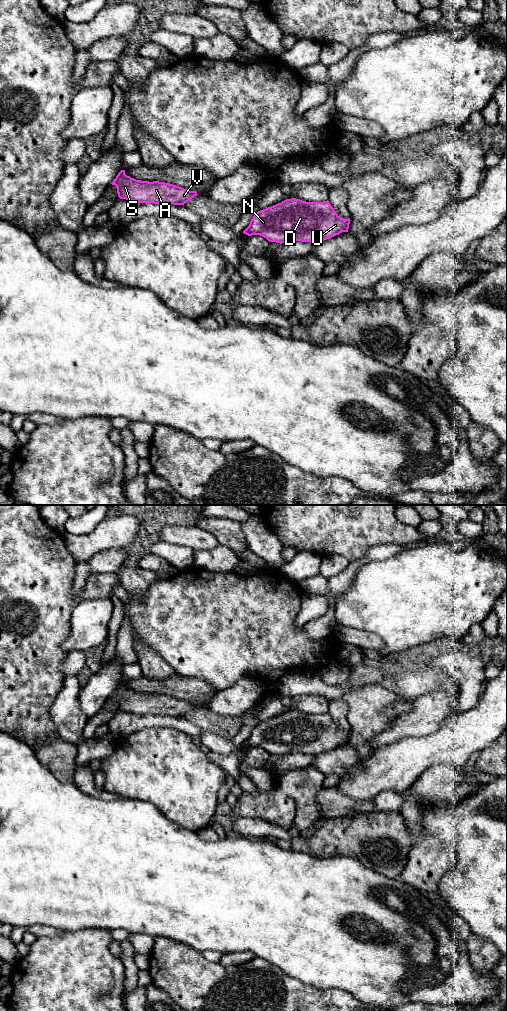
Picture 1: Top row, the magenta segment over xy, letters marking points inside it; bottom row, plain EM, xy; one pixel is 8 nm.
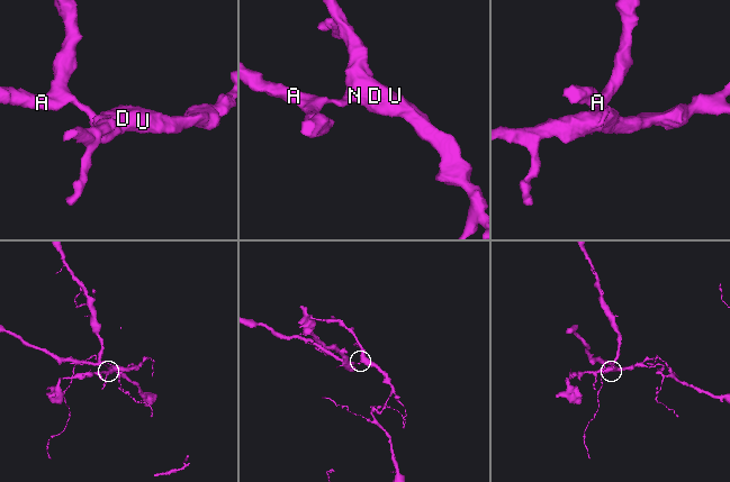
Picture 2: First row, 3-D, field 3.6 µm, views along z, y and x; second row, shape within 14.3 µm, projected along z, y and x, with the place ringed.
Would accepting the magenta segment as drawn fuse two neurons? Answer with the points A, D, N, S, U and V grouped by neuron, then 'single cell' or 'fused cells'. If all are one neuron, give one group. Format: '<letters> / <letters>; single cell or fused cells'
A S V / D N U; fused cells

